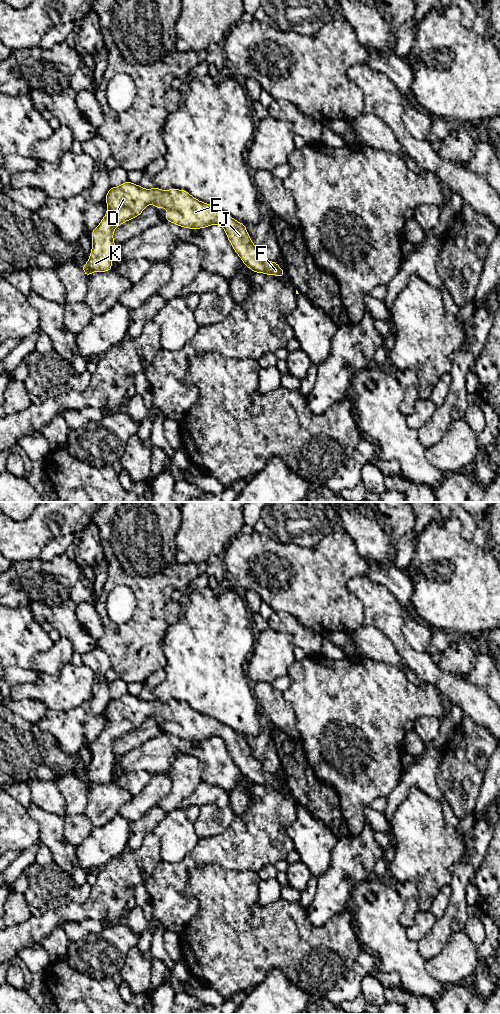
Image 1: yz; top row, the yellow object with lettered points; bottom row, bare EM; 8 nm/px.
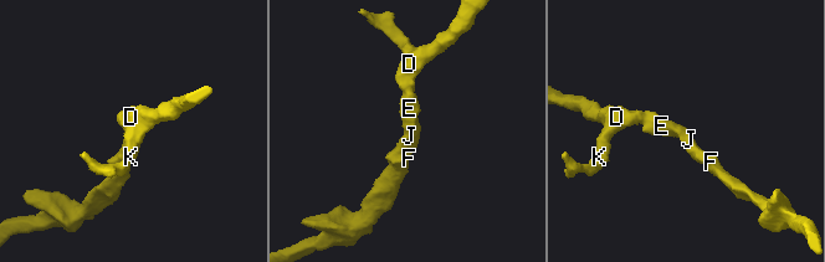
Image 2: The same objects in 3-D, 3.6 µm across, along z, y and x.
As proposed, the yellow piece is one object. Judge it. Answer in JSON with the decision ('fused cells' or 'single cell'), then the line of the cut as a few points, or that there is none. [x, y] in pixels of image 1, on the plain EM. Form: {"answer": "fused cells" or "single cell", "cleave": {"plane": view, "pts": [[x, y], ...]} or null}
{"answer": "single cell", "cleave": null}

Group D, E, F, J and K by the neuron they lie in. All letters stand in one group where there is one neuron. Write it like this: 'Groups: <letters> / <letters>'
Groups: D E F J K

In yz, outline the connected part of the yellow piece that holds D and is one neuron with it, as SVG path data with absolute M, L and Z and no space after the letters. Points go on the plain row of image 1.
M127 692L120 698L111 699L105 708L105 712L108 719L107 724L99 737L91 744L91 765L87 775L81 779L87 790L93 784L107 784L112 782L112 766L116 758L113 751L115 740L126 733L138 729L143 724L144 720L150 716L153 716L156 721L167 720L168 723L165 728L165 733L174 735L183 740L203 741L213 736L220 737L225 742L234 763L249 781L255 785L276 787L279 790L282 790L285 786L285 783L282 782L275 773L272 774L263 769L262 763L252 754L245 736L236 733L229 726L220 723L215 718L199 713L186 702L170 700L168 703L164 703L158 699L145 701Z

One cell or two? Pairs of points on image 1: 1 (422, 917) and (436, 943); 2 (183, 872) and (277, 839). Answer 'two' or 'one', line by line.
1: two
2: one

